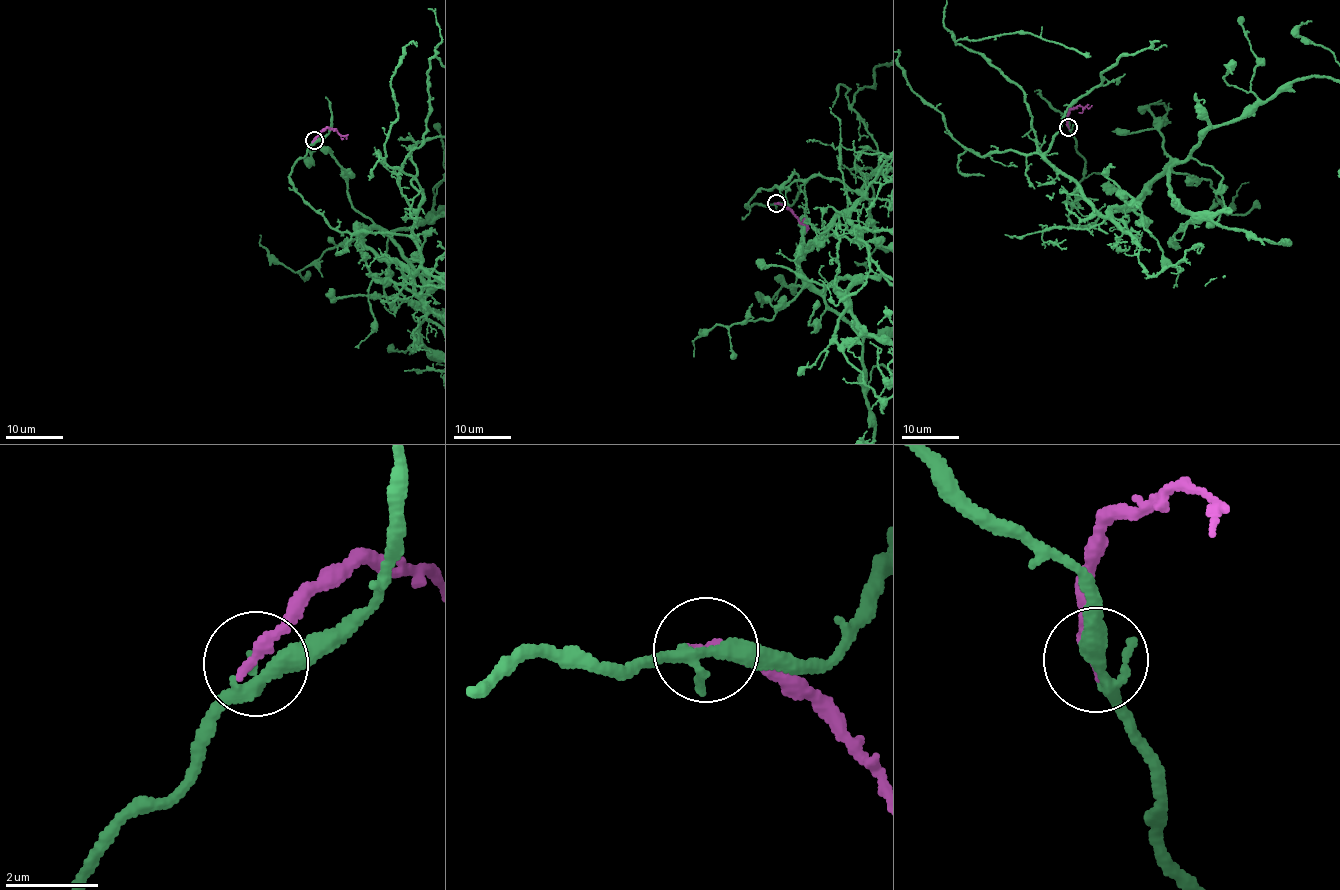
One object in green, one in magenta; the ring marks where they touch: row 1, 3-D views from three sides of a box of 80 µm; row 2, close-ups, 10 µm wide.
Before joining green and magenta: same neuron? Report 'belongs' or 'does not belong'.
belongs

